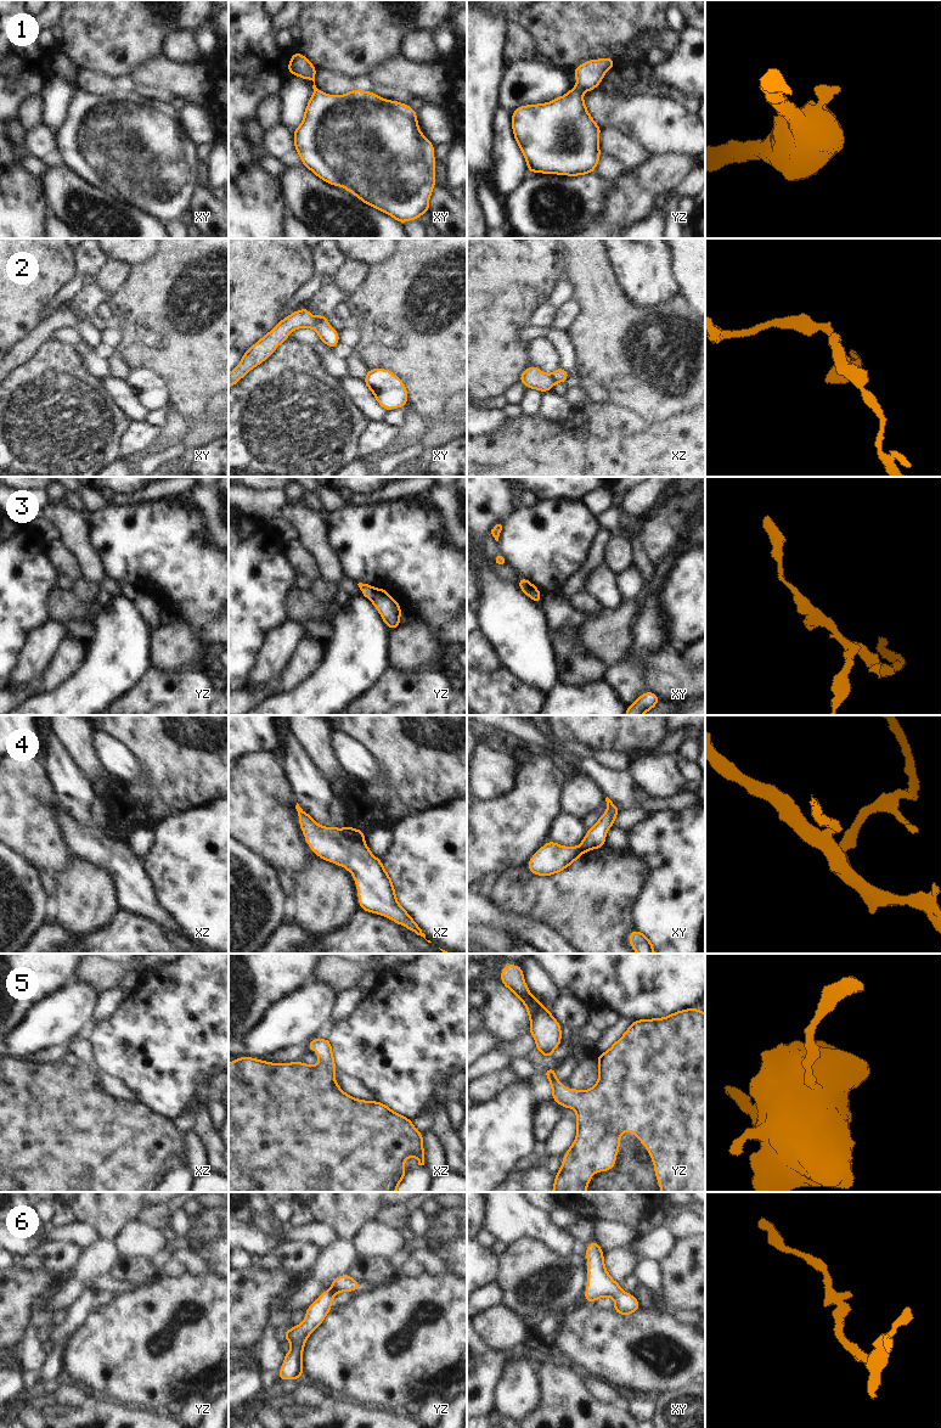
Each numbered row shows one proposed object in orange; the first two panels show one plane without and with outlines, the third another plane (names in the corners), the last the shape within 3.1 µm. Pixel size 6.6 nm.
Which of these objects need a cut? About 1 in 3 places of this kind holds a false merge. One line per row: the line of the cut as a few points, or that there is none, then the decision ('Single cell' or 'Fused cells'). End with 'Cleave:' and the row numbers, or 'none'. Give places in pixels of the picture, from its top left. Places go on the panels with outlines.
1: No split. Single cell
2: Split along xy (315, 318), (313, 327). Fused cells
3: No split. Single cell
4: Split along xz (341, 828), (350, 838), (364, 841). Fused cells
5: No split. Single cell
6: No split. Single cell
Cleave: 2, 4

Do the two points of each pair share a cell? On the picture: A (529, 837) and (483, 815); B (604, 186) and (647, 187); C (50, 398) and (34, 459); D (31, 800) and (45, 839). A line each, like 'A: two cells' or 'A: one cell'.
A: one cell
B: two cells
C: one cell
D: one cell

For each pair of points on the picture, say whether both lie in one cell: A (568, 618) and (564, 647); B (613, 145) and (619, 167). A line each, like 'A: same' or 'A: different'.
A: different
B: different

